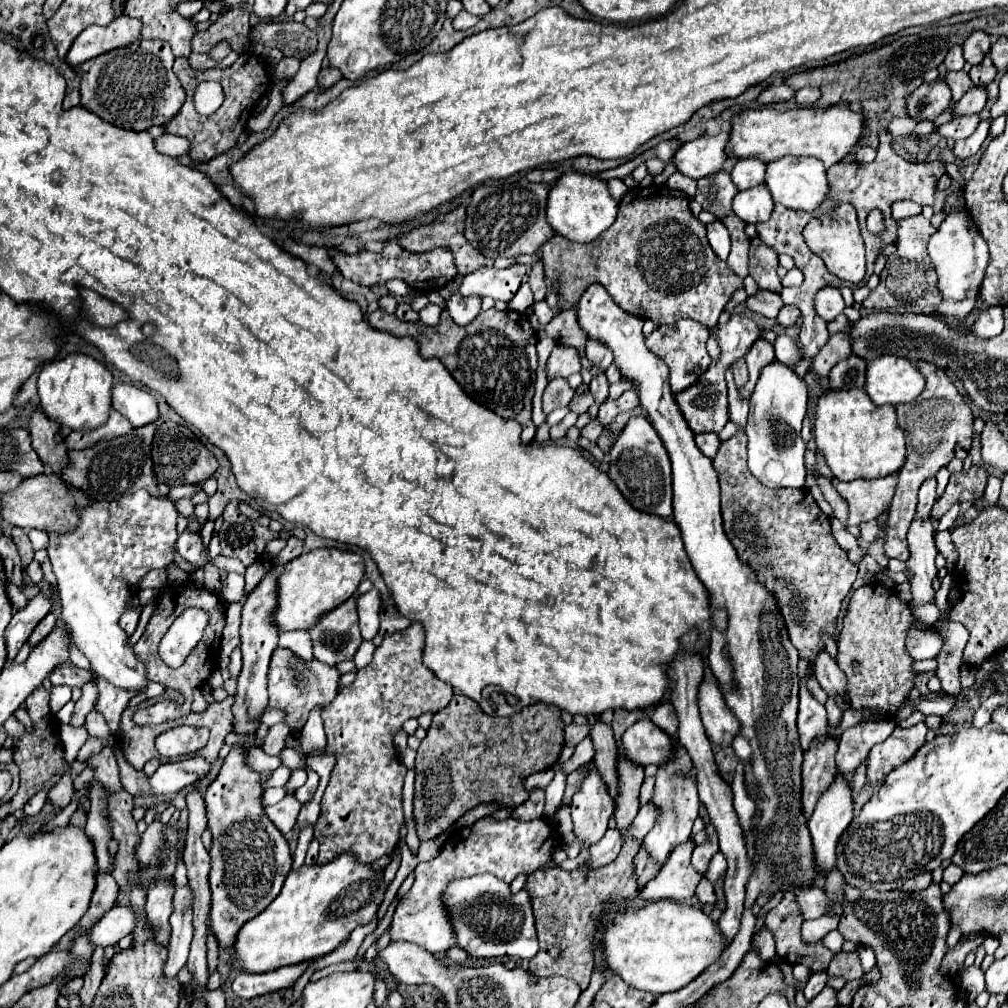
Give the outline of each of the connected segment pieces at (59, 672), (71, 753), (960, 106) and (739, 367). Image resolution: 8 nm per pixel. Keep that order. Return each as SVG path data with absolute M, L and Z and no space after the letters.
M61 664L57 666L57 670L53 670L53 674L49 676L53 686L83 686L89 680L89 670L81 670L73 664Z
M62 724L59 729L59 736L65 748L65 760L71 764L76 760L78 751L88 738L87 730L82 727L73 727L69 724Z
M973 86L955 106L953 114L979 114L987 104L987 88L985 86Z
M737 360L733 362L733 376L735 376L735 384L737 388L743 388L747 384L747 370L745 370L745 362L743 360Z

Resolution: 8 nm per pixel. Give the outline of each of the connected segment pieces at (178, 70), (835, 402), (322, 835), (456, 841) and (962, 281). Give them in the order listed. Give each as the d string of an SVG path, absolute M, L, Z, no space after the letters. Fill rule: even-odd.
M241 54L233 66L229 66L229 68L209 68L209 70L195 70L187 62L187 58L175 58L173 72L181 80L183 90L187 92L187 100L181 106L181 110L173 116L173 120L165 122L161 128L165 132L175 134L175 136L183 136L183 138L187 138L191 142L189 156L191 156L191 160L195 164L209 162L213 156L233 148L237 144L239 134L243 132L243 128L247 124L247 116L251 116L253 106L269 90L269 76L267 76L265 60L259 58L257 54ZM205 80L219 82L223 86L223 92L225 92L225 100L223 100L221 108L215 114L211 114L211 116L199 114L195 110L195 102L193 102L193 94L195 94L197 84L201 84Z
M863 388L849 392L829 390L823 394L817 402L813 434L817 448L825 454L827 466L845 482L855 478L885 478L897 474L905 464L905 434L897 426L895 408L873 404Z
M413 622L407 630L389 634L377 646L373 662L357 670L351 686L339 688L331 704L321 712L327 746L323 752L311 750L307 756L333 754L337 758L329 786L321 798L321 814L315 824L315 838L321 844L319 864L331 862L343 852L351 852L359 862L375 862L391 856L399 844L403 818L403 778L405 764L397 758L393 736L407 718L421 712L439 712L453 698L453 686L439 680L423 664L425 628Z
M485 816L475 824L461 828L455 832L441 848L439 856L421 862L415 868L415 884L413 888L399 900L399 906L393 914L391 922L391 940L407 940L425 948L431 954L445 954L449 948L457 944L455 928L449 916L449 910L443 902L445 888L459 878L469 878L475 874L493 874L503 882L513 882L519 874L531 874L535 870L543 870L551 860L555 848L561 844L561 836L551 822L545 818L535 820L519 820L505 818L495 820Z
M955 188L947 196L945 208L943 208L945 210L945 220L941 222L937 232L929 238L929 246L927 246L933 268L937 272L939 292L941 292L943 300L955 300L955 302L979 296L979 288L981 288L987 258L989 258L987 244L981 238L975 222L971 220L969 210L965 206L961 206L963 202L965 202L965 198L963 198L961 188Z

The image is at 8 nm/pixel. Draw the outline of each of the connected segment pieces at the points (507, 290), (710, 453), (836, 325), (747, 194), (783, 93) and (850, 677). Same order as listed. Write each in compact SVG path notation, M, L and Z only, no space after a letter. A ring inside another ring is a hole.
M521 264L509 266L505 270L497 268L483 268L467 274L459 286L461 296L491 296L493 300L509 302L513 294L521 286L521 278L525 276L527 268Z
M713 432L713 434L697 434L695 436L695 442L697 446L701 448L701 452L707 456L707 458L713 458L721 446L719 442L719 436Z
M839 314L833 322L829 322L829 334L835 334L835 332L849 332L849 326L851 326L851 322L845 318L845 314Z
M753 186L749 190L739 192L733 198L733 212L743 220L743 222L765 222L771 218L775 208L773 196L767 190L767 186Z
M781 84L781 86L767 86L767 88L759 94L757 102L759 102L761 106L767 106L767 104L791 100L793 94L795 94L795 92L793 92L789 86L783 86L783 84Z
M865 584L859 590L853 592L849 608L843 618L843 628L837 640L837 664L847 676L847 696L851 702L851 708L871 708L879 714L879 718L891 718L895 710L901 706L901 702L907 700L907 692L913 688L913 676L911 672L911 658L905 650L905 626L909 626L909 608L905 602L899 600L895 590L887 590L881 584ZM857 660L861 666L855 670L851 662Z

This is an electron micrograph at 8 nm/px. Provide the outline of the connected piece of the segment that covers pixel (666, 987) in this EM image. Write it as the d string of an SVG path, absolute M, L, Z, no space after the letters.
M673 900L649 902L645 906L619 912L615 924L603 934L605 964L617 972L627 984L655 996L675 992L695 978L699 978L711 964L715 964L727 942L711 916L695 906Z

